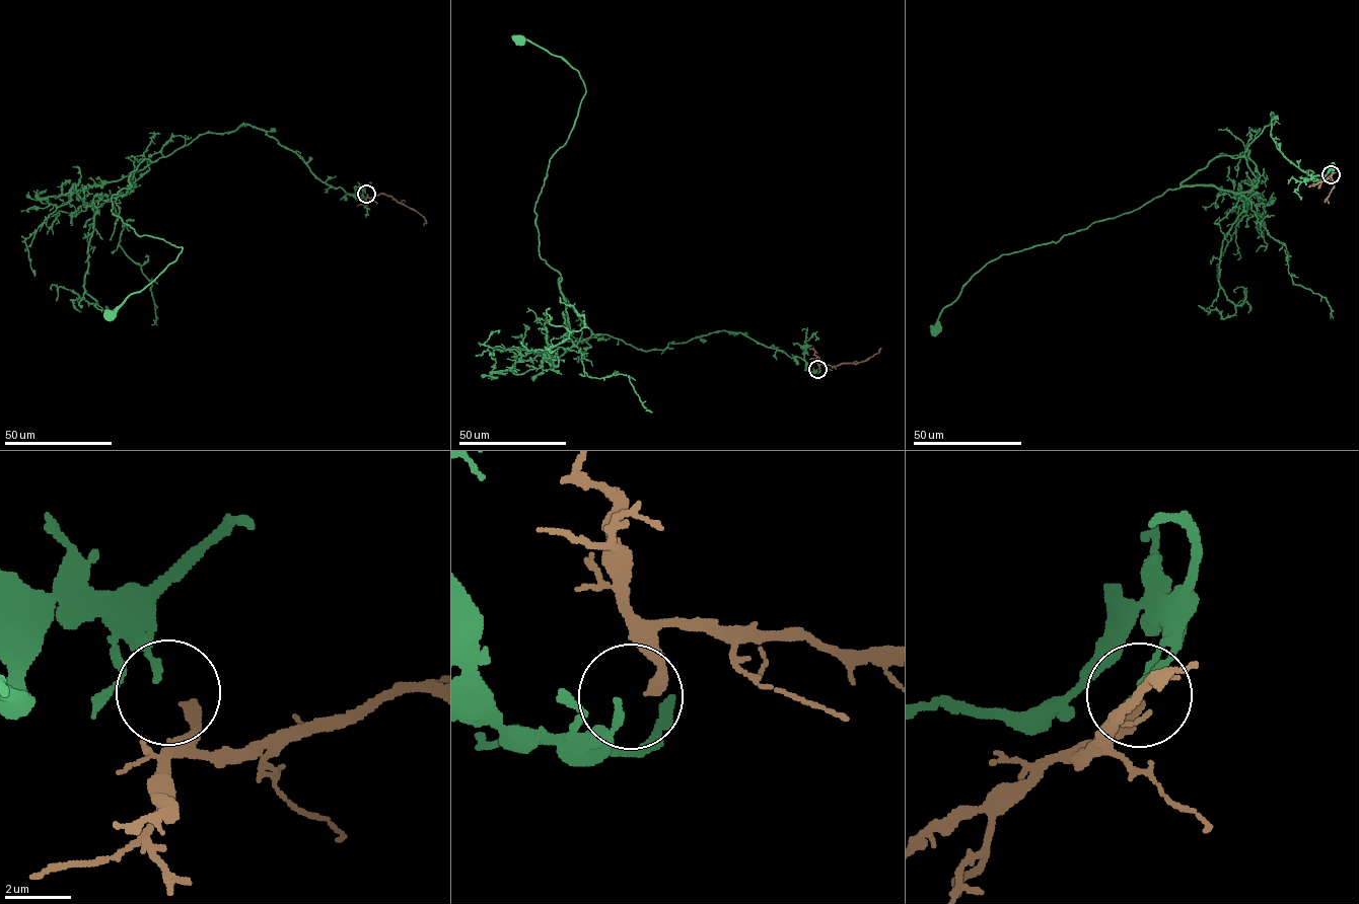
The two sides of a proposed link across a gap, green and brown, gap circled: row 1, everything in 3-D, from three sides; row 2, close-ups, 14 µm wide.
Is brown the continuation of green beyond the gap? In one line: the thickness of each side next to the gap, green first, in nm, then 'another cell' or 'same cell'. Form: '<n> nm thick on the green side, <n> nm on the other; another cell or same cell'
200 nm thick on the green side, 360 nm on the other; another cell

